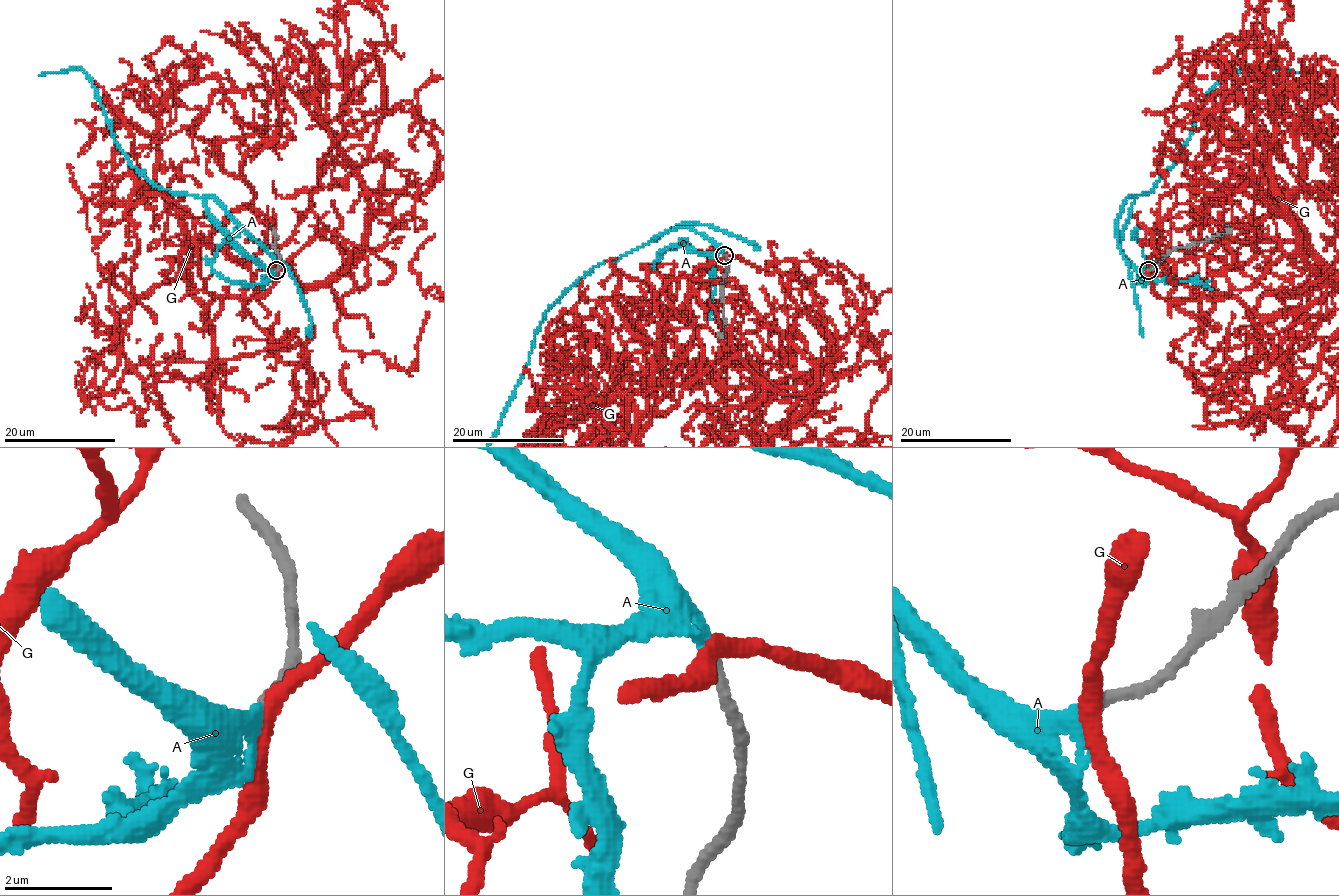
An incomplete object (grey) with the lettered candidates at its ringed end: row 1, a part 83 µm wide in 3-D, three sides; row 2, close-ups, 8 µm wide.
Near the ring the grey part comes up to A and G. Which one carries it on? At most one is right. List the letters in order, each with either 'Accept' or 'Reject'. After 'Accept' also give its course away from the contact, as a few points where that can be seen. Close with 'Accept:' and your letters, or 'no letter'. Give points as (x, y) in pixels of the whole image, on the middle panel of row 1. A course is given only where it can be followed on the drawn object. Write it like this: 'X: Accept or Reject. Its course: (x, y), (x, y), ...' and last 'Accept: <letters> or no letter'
A: Accept
G: Reject
Accept: A

